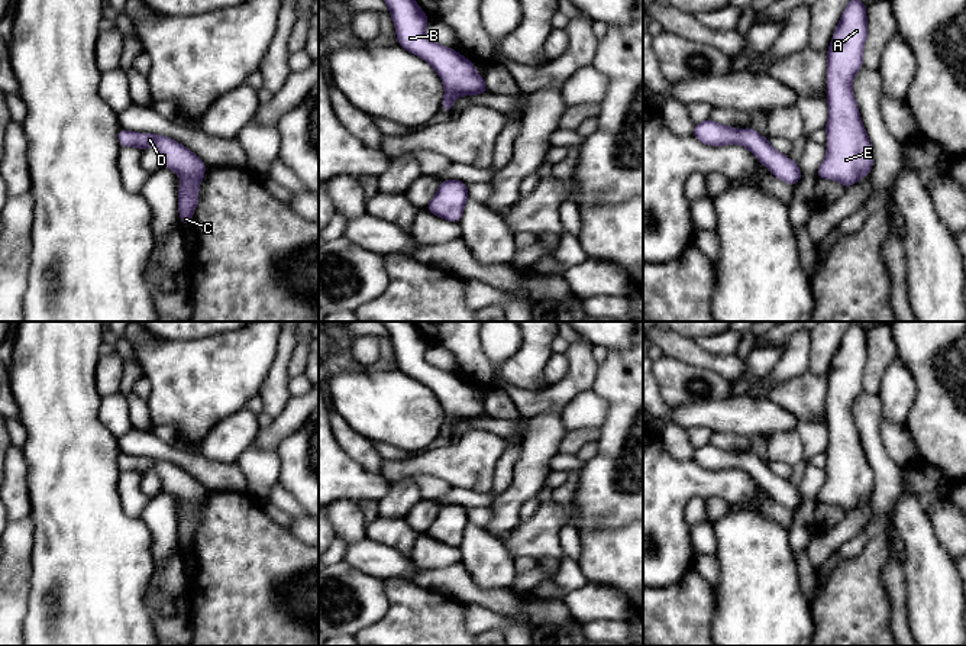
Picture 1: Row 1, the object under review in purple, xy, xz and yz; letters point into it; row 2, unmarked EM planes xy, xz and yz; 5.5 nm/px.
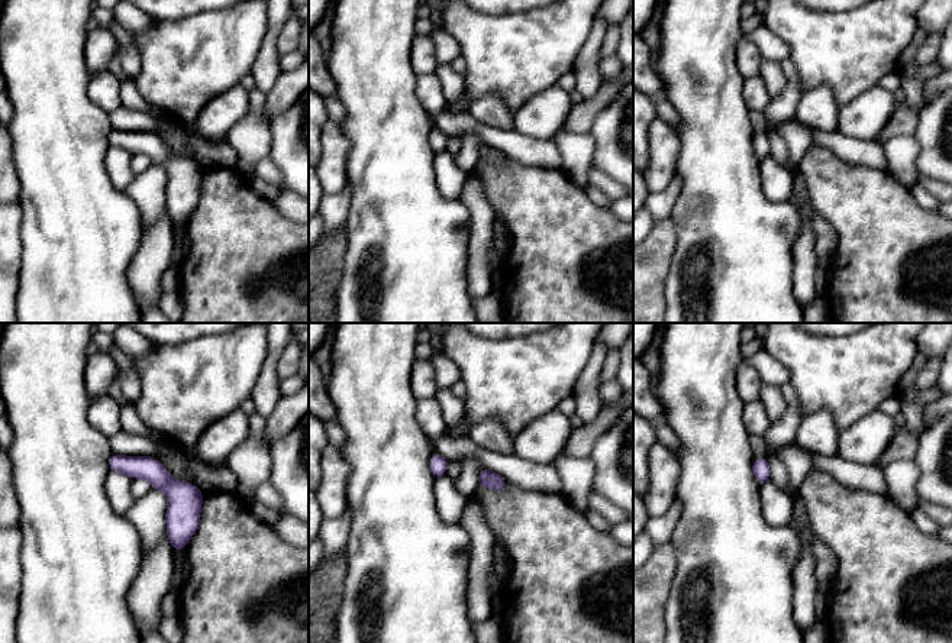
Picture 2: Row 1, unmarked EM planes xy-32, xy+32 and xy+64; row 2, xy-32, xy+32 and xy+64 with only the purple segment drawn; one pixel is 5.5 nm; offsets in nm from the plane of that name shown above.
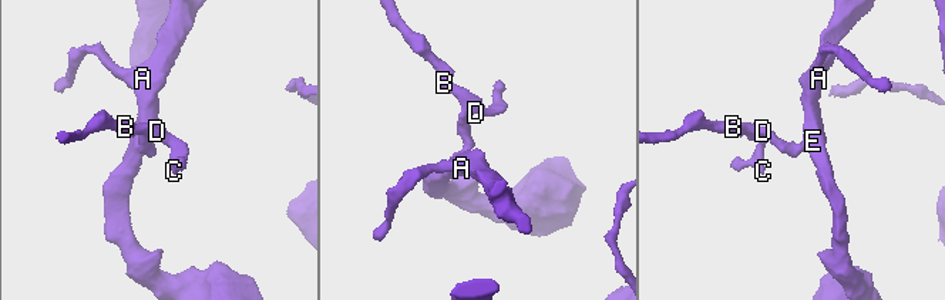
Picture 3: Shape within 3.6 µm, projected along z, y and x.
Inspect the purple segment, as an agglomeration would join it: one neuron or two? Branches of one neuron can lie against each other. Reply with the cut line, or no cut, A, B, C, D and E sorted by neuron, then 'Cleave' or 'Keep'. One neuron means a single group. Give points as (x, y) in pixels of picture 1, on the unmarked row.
No split. Groups: A B C D E. Keep

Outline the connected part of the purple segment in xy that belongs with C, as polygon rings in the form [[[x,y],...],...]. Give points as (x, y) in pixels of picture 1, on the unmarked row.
[[[120,453],[117,458],[120,471],[136,471],[140,475],[154,469],[162,482],[162,490],[181,501],[178,520],[178,537],[184,550],[191,550],[194,533],[198,527],[198,508],[204,503],[207,490],[181,468],[164,459],[138,458]]]

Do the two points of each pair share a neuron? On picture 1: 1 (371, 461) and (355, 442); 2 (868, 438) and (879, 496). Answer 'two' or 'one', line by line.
1: one
2: one

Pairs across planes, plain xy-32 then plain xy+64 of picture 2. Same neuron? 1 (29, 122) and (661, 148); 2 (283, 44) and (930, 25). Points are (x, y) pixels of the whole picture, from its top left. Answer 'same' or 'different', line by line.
1: different
2: different

